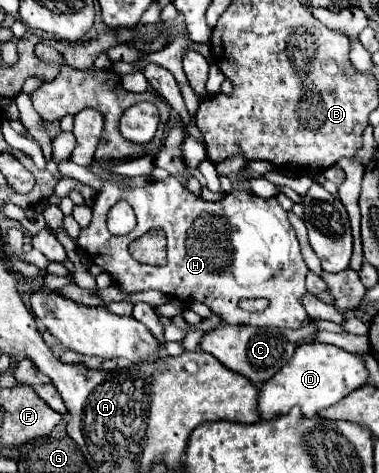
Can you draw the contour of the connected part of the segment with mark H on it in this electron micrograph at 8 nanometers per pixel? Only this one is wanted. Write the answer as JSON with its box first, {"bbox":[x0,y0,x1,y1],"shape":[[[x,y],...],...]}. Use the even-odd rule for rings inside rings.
{"bbox":[77,165,307,329],"shape":[[[93,165],[91,171],[95,175],[103,175],[103,187],[93,205],[93,221],[87,229],[81,229],[77,245],[81,251],[89,253],[93,263],[103,267],[113,281],[133,293],[145,289],[157,289],[167,297],[175,297],[179,301],[201,301],[211,307],[223,321],[231,325],[255,325],[255,327],[283,327],[283,329],[299,329],[301,323],[307,319],[307,311],[301,305],[301,297],[305,295],[305,275],[307,265],[301,257],[299,243],[295,231],[287,219],[287,211],[277,203],[275,197],[261,199],[249,191],[231,191],[223,195],[221,201],[209,203],[197,195],[193,195],[177,177],[167,177],[163,181],[147,181],[143,187],[125,187],[119,181],[119,175]],[[117,201],[127,201],[129,205],[139,205],[139,223],[127,235],[111,235],[107,229],[107,213]],[[153,227],[161,227],[167,233],[167,265],[165,267],[151,267],[137,263],[131,259],[127,245],[137,239],[139,235],[147,233]],[[243,297],[265,297],[269,299],[269,307],[261,313],[249,313],[239,309],[239,299]]]}

